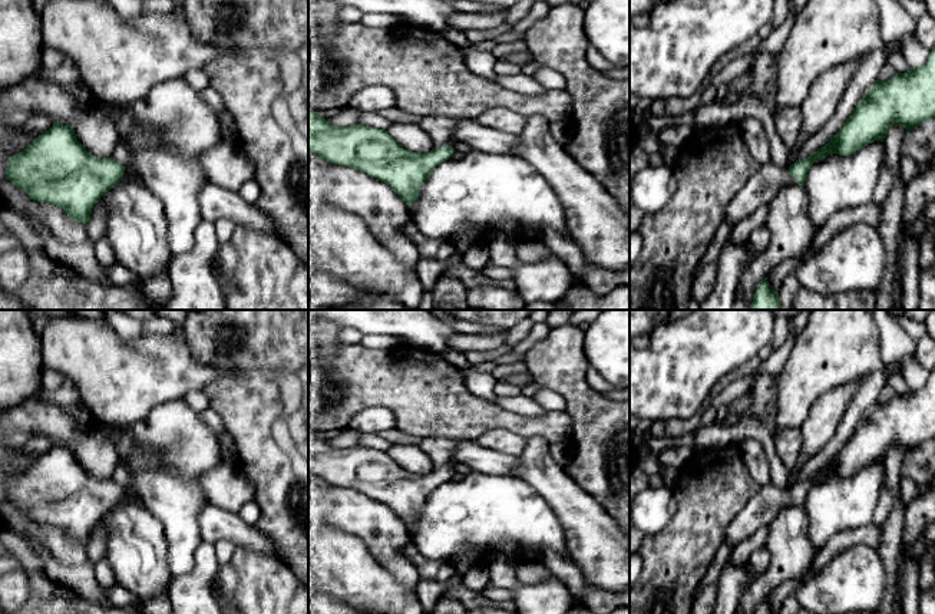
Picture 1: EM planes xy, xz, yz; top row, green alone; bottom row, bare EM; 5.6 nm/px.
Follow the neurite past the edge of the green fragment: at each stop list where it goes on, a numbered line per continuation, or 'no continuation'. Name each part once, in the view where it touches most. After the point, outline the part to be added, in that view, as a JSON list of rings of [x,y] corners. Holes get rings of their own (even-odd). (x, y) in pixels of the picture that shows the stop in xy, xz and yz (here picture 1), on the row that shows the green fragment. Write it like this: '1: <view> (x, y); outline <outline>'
1: xz (440, 128); outline [[[429,115],[423,118],[422,126],[433,139],[433,149],[449,145],[455,149],[455,129],[457,118],[443,115]]]

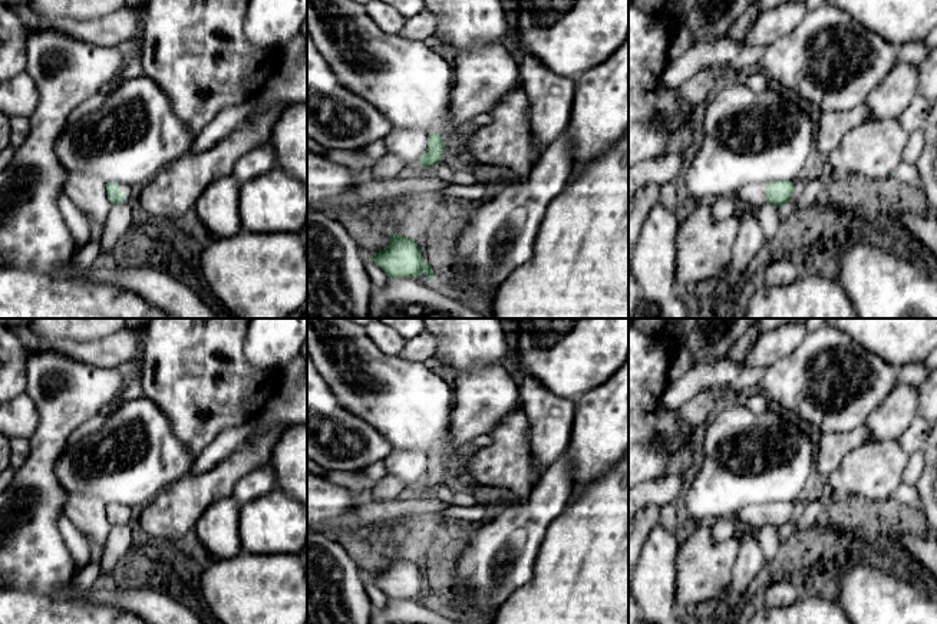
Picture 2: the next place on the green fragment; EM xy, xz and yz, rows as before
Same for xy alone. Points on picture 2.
1: xy (131, 191); outline [[[119,184],[119,192],[125,194],[126,197],[122,199],[122,204],[135,202],[138,188]]]

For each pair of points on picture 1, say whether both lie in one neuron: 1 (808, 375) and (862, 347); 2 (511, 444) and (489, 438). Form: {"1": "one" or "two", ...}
{"1": "one", "2": "one"}

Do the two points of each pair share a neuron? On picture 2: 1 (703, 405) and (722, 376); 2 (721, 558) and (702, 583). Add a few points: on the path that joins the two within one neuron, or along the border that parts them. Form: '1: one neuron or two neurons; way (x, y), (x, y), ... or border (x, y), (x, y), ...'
1: two neurons; border (718, 389), (700, 389), (683, 405)
2: one neuron; way (715, 564), (702, 577)

